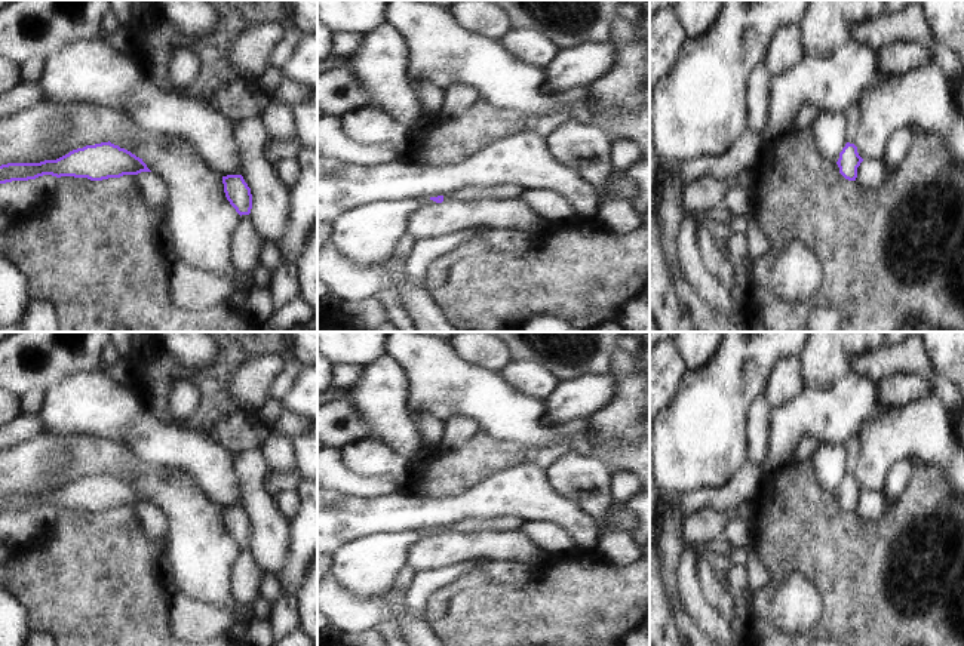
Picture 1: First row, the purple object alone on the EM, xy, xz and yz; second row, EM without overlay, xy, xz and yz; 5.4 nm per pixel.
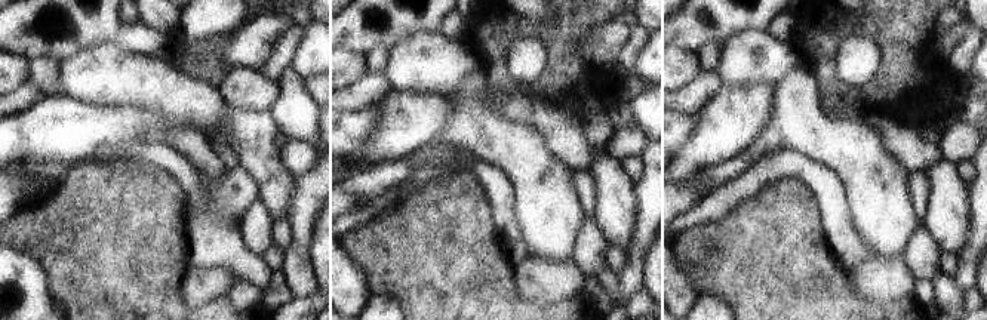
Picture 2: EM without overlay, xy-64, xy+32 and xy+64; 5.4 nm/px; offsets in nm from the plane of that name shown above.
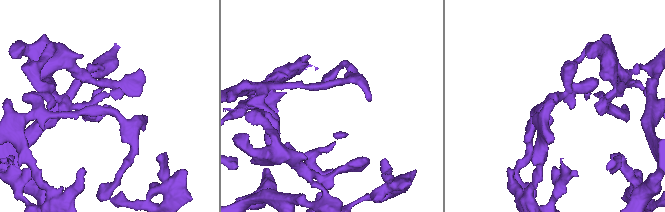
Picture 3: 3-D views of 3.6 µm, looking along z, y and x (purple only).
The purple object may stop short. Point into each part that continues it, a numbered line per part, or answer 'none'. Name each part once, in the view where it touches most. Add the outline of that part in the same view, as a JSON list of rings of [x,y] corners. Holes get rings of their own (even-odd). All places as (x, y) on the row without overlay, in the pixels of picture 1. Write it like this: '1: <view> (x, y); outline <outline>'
none

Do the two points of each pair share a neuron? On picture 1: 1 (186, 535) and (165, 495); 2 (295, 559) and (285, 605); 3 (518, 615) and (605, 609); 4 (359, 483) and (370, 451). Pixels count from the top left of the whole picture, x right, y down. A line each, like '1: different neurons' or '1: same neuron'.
1: same neuron
2: same neuron
3: same neuron
4: different neurons

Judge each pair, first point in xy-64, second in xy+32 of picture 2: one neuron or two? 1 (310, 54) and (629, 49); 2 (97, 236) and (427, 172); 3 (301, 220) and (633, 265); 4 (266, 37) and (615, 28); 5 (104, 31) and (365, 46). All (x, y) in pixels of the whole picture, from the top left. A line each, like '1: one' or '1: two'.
1: two
2: two
3: one
4: one
5: one

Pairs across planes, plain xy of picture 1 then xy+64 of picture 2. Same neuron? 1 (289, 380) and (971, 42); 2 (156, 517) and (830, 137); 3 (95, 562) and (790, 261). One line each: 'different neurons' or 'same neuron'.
1: same neuron
2: different neurons
3: same neuron

